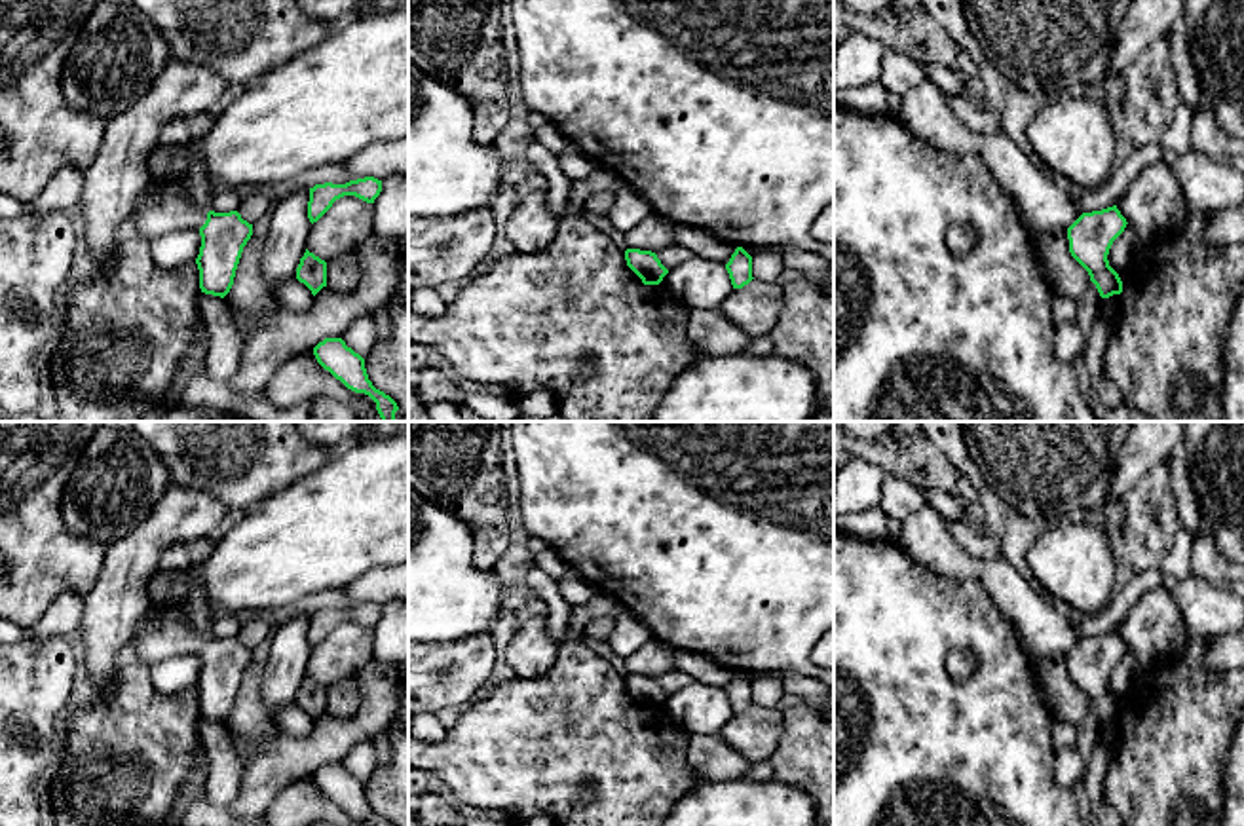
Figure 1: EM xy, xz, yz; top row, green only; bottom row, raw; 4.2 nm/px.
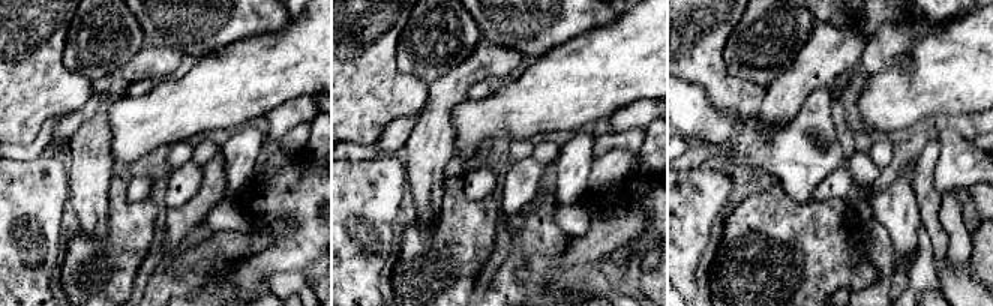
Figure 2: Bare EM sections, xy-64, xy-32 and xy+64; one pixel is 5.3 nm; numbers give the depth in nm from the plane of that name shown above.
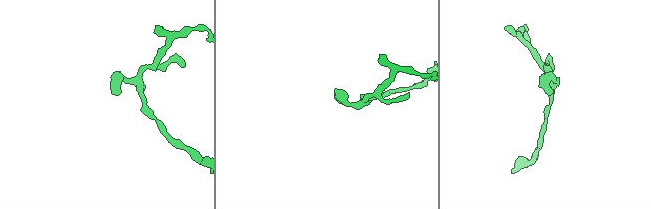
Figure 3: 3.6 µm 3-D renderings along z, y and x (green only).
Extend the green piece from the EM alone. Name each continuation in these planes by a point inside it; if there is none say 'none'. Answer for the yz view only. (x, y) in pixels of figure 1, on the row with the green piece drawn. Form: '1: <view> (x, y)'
none

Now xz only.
none

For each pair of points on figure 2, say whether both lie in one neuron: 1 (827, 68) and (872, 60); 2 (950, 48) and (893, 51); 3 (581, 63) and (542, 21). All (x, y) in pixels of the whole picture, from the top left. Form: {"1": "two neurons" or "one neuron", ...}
{"1": "two neurons", "2": "two neurons", "3": "two neurons"}

